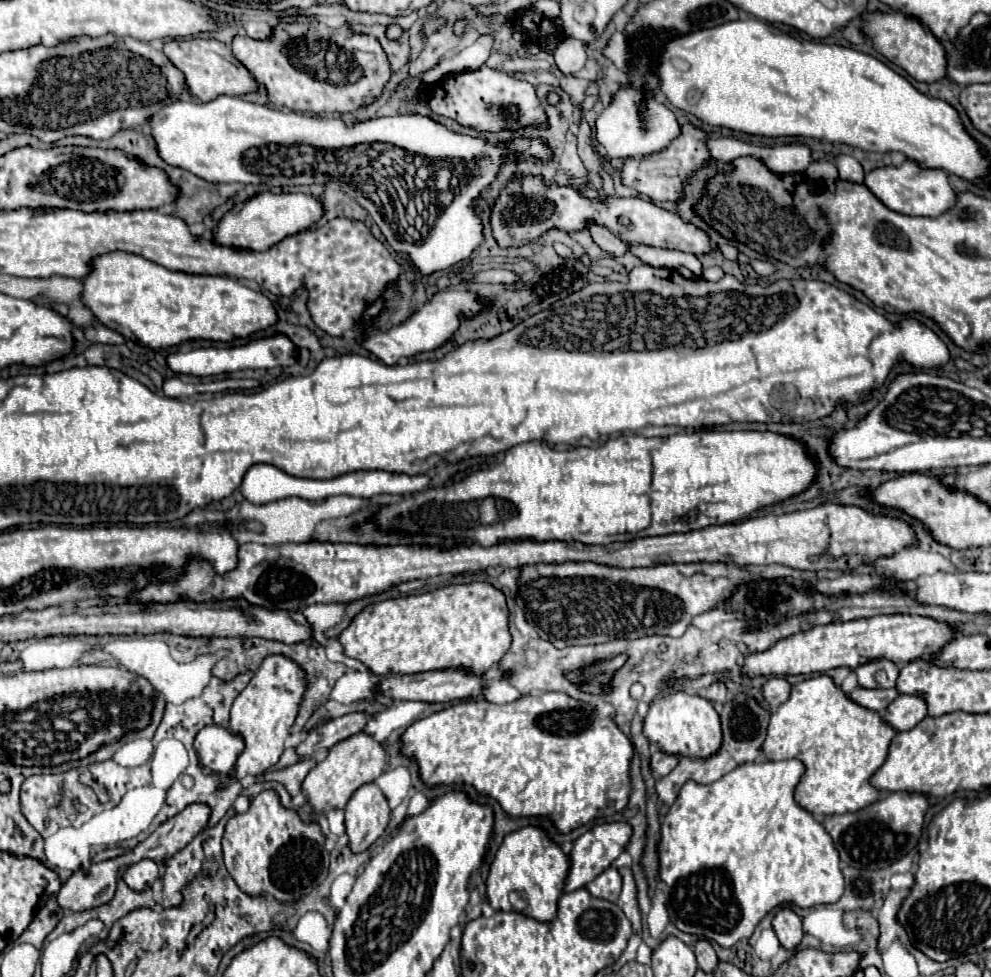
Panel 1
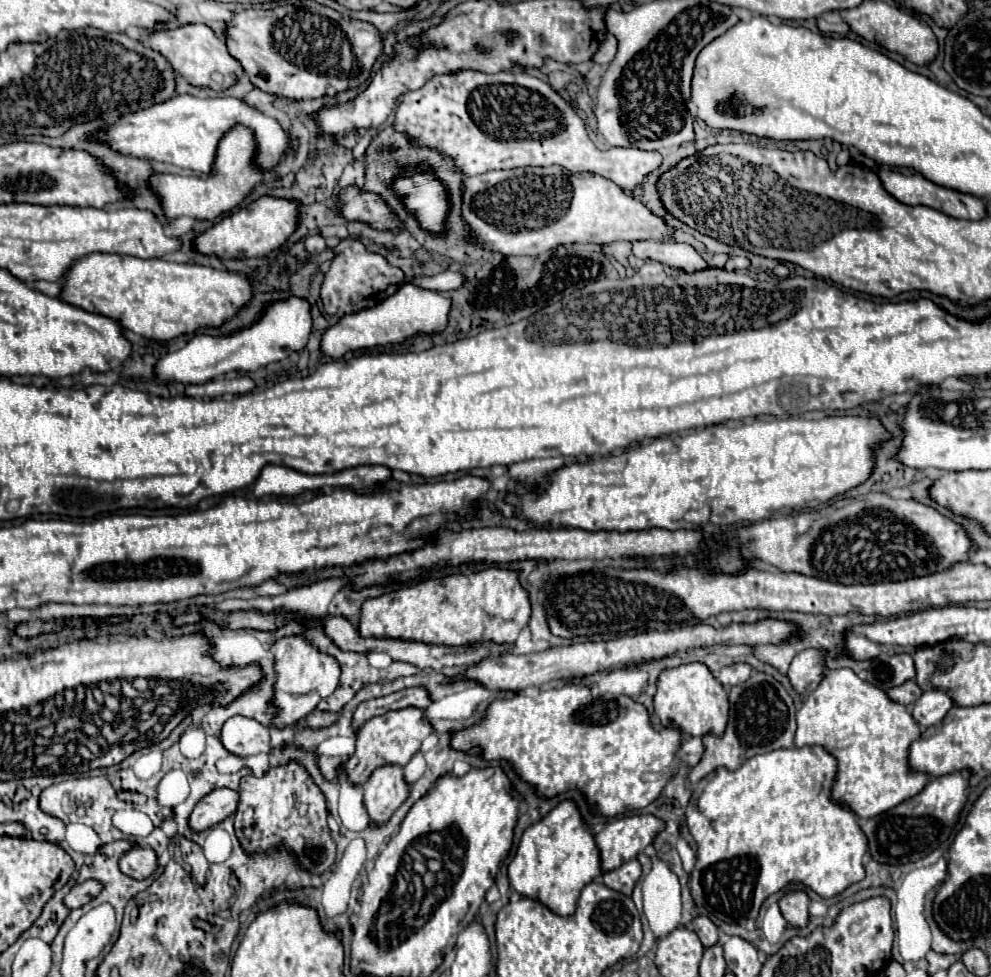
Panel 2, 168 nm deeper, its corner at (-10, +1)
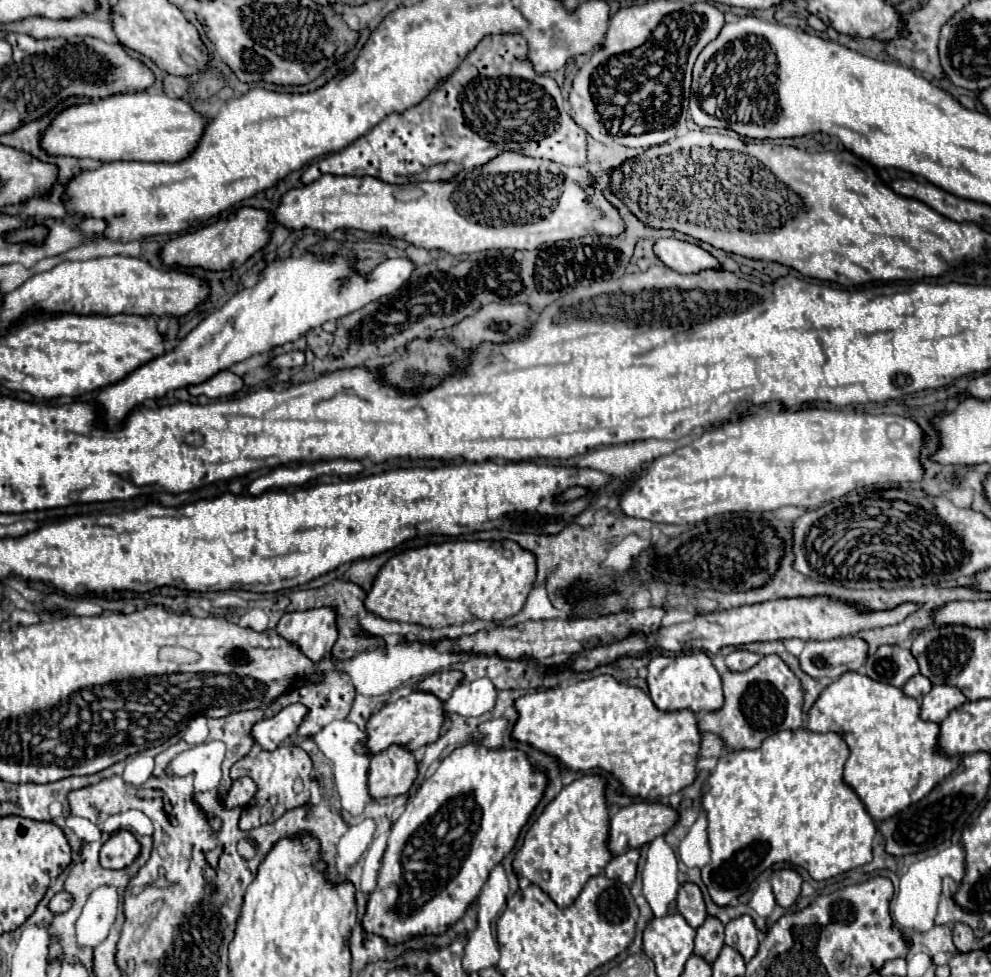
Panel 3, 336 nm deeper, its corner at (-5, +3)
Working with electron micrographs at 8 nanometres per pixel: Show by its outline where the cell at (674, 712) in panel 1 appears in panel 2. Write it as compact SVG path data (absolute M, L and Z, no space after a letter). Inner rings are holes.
M703 663L679 665L675 669L667 669L661 673L657 681L655 715L659 717L663 727L675 727L683 735L693 737L703 735L721 737L727 727L727 711L729 711L727 693Z

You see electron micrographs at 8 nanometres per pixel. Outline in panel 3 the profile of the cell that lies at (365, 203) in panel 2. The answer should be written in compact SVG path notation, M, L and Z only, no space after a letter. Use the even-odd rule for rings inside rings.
M500 153L500 157L494 157L492 161L488 161L488 165L458 173L450 181L434 181L434 183L414 181L406 185L392 185L368 175L366 177L324 175L310 185L286 191L276 211L272 211L272 223L278 223L290 231L300 231L304 227L310 227L322 233L330 233L336 229L362 229L368 233L388 233L396 239L404 239L410 245L422 249L442 249L452 255L478 253L486 249L532 251L542 243L578 239L598 233L618 235L624 229L618 209L614 209L604 199L602 191L594 185L586 169L566 167L538 157L524 157L522 153ZM412 191L416 193L412 199L404 197Z

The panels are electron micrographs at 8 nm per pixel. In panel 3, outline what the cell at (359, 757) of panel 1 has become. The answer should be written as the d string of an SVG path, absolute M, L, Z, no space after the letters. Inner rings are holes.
M412 691L406 697L400 697L394 703L386 703L380 711L376 711L368 725L366 725L366 733L368 733L368 749L370 753L380 753L384 749L388 749L392 743L404 745L410 751L416 751L422 745L434 743L440 737L442 725L446 721L446 713L444 713L444 703L438 697L432 697L432 693L420 693L420 691Z

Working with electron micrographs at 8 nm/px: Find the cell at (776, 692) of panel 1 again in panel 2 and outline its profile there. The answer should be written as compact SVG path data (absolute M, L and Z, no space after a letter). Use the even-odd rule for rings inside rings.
M805 649L793 659L793 663L787 671L787 677L791 681L791 687L801 697L805 697L807 693L811 693L819 685L823 673L825 673L823 653L817 649Z

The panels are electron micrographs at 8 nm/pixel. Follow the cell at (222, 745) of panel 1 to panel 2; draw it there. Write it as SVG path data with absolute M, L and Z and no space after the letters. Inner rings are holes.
M231 717L221 731L223 747L237 757L251 757L269 751L269 729L255 719Z

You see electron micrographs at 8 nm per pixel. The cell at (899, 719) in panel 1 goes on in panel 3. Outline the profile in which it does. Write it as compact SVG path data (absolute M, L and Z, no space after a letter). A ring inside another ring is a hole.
M936 685L924 699L922 699L922 719L942 723L948 713L966 703L964 693L950 685Z

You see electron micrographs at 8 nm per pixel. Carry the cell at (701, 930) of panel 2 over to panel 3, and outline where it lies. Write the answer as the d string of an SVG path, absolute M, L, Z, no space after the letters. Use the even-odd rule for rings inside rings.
M682 883L678 889L678 899L676 899L678 911L682 917L696 929L704 923L706 919L706 905L702 899L702 891L696 883Z

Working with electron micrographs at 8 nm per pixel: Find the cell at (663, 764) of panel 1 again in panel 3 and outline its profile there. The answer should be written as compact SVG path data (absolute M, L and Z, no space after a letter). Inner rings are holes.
M702 733L700 757L720 757L724 753L724 739L716 733Z

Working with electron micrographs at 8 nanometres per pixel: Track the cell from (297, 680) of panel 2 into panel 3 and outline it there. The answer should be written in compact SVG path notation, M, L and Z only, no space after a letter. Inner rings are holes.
M318 607L284 613L276 633L298 645L306 657L320 663L328 657L338 639L336 611L332 607Z

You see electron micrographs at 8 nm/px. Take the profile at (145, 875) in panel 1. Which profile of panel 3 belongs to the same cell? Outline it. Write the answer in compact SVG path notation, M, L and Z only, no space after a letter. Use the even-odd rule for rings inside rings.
M120 829L112 833L110 839L102 845L100 865L104 869L122 869L130 865L138 857L138 853L140 853L140 843L136 841L136 837L130 831Z

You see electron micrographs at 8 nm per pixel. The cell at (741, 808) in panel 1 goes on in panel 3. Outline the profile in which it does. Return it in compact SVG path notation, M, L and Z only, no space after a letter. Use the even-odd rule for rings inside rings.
M804 727L800 729L794 729L794 731L780 731L780 733L774 733L772 737L766 737L760 745L760 749L738 749L738 751L726 751L720 755L718 759L718 765L716 765L716 771L710 775L710 793L706 793L702 797L702 809L708 813L708 839L710 839L710 849L712 849L712 859L708 865L702 867L702 879L708 887L708 893L712 897L712 901L716 905L732 905L738 901L738 897L746 891L746 885L752 885L754 879L766 871L770 865L774 863L780 863L780 861L788 861L792 865L798 865L798 867L804 867L812 879L816 881L824 881L824 879L830 879L838 873L844 873L844 871L850 871L850 869L856 869L864 863L870 863L872 861L872 843L874 843L874 835L876 835L876 823L874 819L868 815L864 803L860 801L860 797L854 793L854 789L844 783L844 763L848 761L848 745L844 741L844 737L840 733L812 733Z

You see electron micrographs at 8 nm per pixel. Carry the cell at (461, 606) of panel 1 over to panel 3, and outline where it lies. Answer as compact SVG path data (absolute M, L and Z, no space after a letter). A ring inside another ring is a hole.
M444 541L406 549L380 569L366 597L366 609L388 621L418 623L432 629L468 621L502 621L516 615L534 587L536 557L518 543L504 541Z

